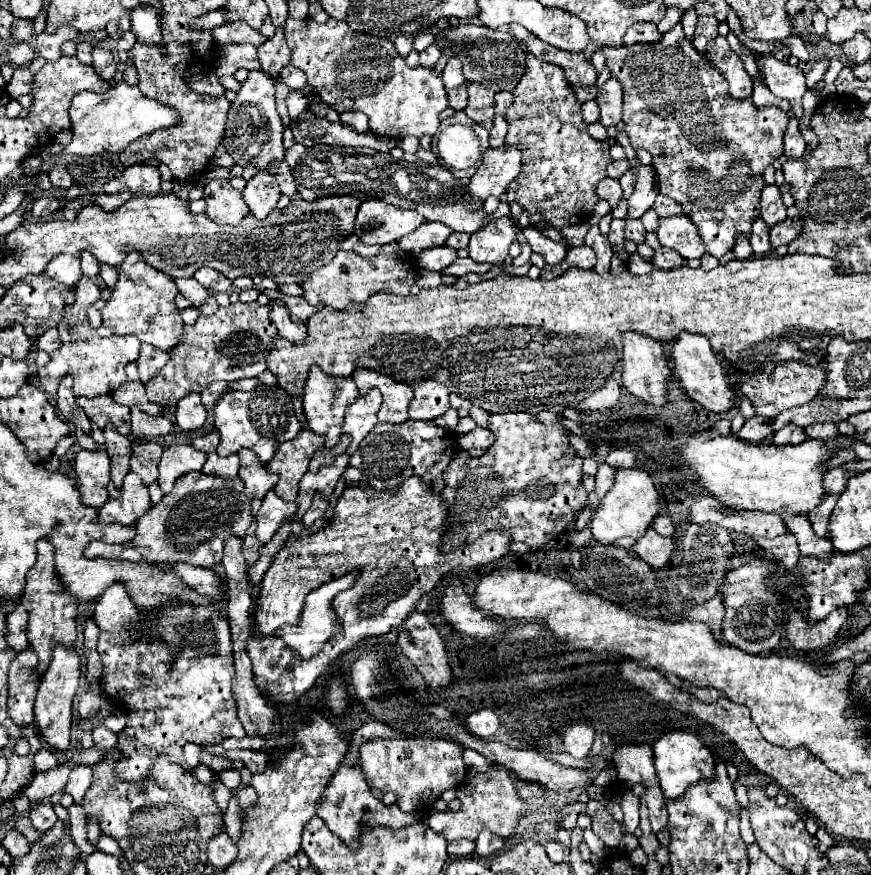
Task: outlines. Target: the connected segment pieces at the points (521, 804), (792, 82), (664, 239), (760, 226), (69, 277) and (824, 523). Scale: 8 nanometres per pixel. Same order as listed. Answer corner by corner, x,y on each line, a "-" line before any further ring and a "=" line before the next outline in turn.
502,766
492,768
486,774
476,774
476,776
466,778
464,784
460,784
460,790
456,790
456,792
458,792
458,800
462,804
462,808
458,812
446,810
446,812
432,812
428,816
428,826
434,832
442,834
448,842
454,842
458,838
476,840
478,832
482,828
488,828
490,832
508,838
514,832
518,820
528,814
526,802
516,792
516,774
504,770
=
754,54
754,56
758,62
758,68
764,72
764,80
770,92
786,100
792,112
802,116
802,94
808,90
804,82
804,72
798,66
790,66
788,62
780,62
772,56
768,56
762,66
762,54
=
660,218
660,226
656,230
662,246
668,246
680,252
684,258
702,258
704,242
696,230
696,226
688,218
=
760,218
752,226
750,244
754,248
754,254
758,254
758,256
764,256
764,254
768,254
772,250
772,244
770,244
770,228
=
56,256
52,262
48,262
46,266
46,274
56,280
56,282
62,282
62,284
68,284
68,286
74,286
80,276
82,276
82,270
80,270
80,258
78,256
=
828,494
828,496
822,500
820,508
814,508
814,512
808,514
808,520
812,522
812,528
814,528
814,532
816,532
818,536
826,536
826,534
828,534
828,522
830,522
832,510
834,510
834,506
836,506
836,500
838,500
836,494

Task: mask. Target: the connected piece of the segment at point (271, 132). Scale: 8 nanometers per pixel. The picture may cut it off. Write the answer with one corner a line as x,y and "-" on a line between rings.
250,72
248,80
238,90
234,102
228,110
228,120
224,128
224,148
234,158
234,164
238,166
254,166
262,172
276,174
276,162
282,162
284,158
284,146
282,146
282,122
276,112
274,104
274,80
268,80
264,72

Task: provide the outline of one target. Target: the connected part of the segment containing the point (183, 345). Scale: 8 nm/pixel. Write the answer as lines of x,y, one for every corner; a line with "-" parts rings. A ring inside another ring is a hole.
230,304
220,308
216,314
200,316
196,324
184,328
182,342
172,352
170,362
160,370
158,380
146,384
148,400
172,410
172,406
188,392
200,392
202,386
214,380
236,382
242,378
260,376
266,370
266,356
274,348
278,332
270,320
270,306

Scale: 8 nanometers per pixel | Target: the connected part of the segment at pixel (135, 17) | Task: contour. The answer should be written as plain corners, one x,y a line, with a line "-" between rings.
136,6
132,10
132,34
140,44
156,44
166,48
162,42
160,12
152,6

